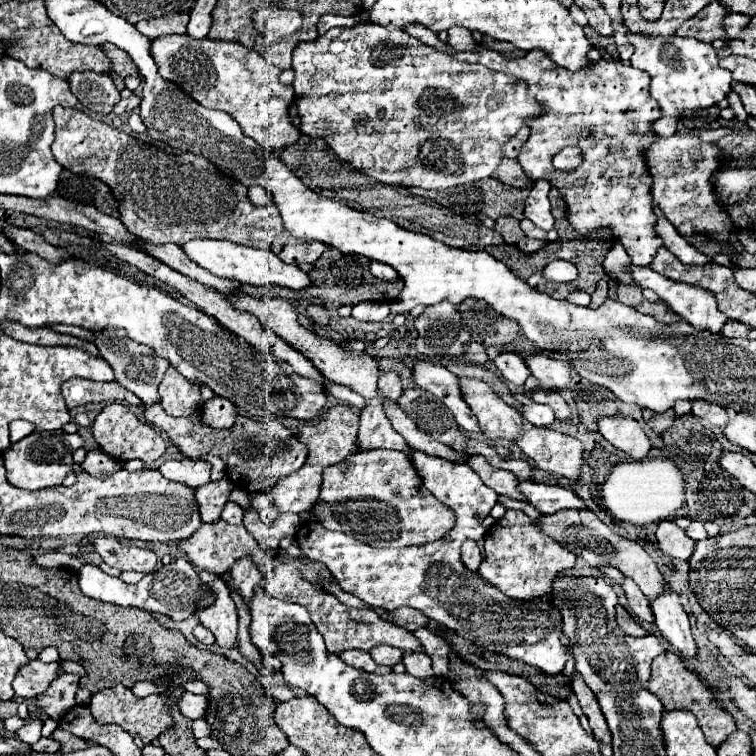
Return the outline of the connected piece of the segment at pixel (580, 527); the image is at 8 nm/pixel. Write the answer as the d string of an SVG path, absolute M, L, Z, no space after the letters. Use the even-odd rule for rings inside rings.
M557 512L553 516L543 516L539 520L541 530L549 532L549 536L553 536L555 540L561 540L561 544L569 546L571 552L575 552L577 556L581 556L587 564L591 566L601 566L601 564L611 564L615 568L619 568L625 576L629 576L631 580L635 580L635 584L641 588L641 592L653 600L653 596L657 596L657 592L661 590L661 572L657 570L653 558L633 540L627 540L623 536L619 536L613 528L609 528L605 522L601 522L593 512Z

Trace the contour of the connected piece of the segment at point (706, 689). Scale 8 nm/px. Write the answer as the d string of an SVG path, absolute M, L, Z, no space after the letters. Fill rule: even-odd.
M665 652L653 660L651 670L653 670L651 680L647 682L649 692L653 692L663 702L665 708L689 708L697 716L697 722L711 746L719 748L723 744L723 740L731 732L737 730L733 716L729 712L725 712L725 708L717 702L713 688L707 682L703 682L697 674L687 670L681 656L677 656L675 652Z

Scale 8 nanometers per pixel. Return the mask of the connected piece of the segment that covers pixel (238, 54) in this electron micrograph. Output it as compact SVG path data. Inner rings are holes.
M171 34L151 40L149 52L161 78L177 84L201 106L233 116L245 136L253 138L265 150L277 152L301 138L299 128L293 126L289 118L293 90L279 82L281 70L271 66L259 52L251 52L241 44L221 40L195 40L189 34Z

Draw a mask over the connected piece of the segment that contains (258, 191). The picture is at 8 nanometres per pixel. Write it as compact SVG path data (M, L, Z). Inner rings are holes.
M251 186L249 188L249 200L257 206L265 206L265 204L271 204L271 194L265 190L265 188L259 188L259 186Z

